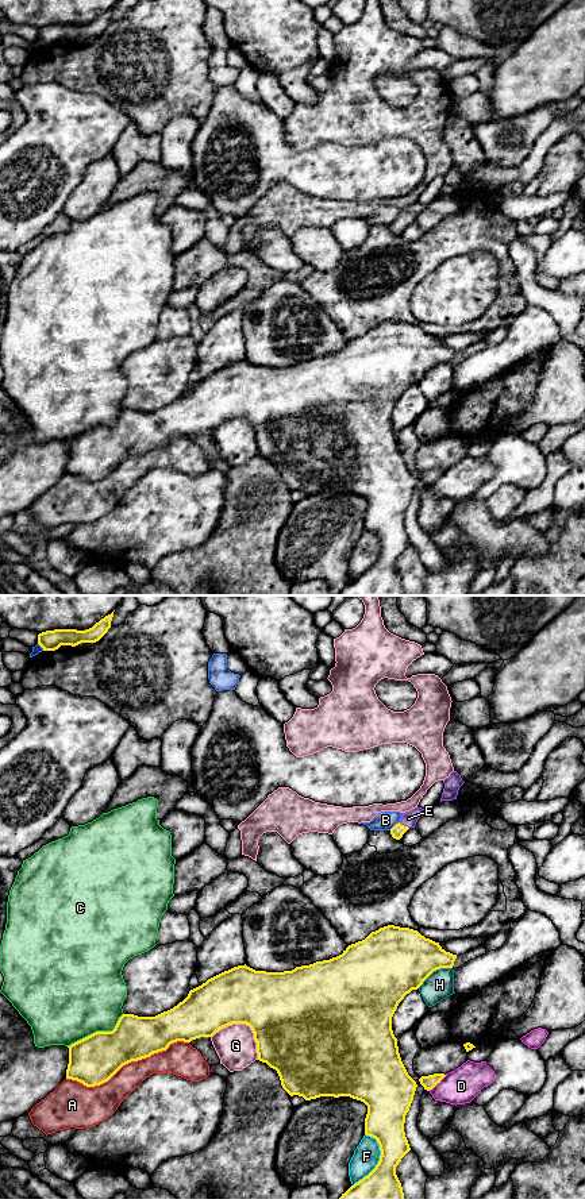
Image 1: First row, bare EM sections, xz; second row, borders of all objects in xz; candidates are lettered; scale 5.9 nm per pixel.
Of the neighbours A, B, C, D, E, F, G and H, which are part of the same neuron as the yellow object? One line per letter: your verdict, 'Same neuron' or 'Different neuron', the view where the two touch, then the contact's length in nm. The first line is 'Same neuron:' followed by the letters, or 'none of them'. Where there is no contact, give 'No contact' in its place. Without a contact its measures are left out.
Same neuron: E
A: Different neuron. Touches yellow in xz. Shared border 750 nm
B: Different neuron. Touches yellow in xz. Shared border 80 nm
C: Different neuron. Touches yellow in xz. Shared border 400 nm
D: Different neuron. Touches yellow in xz. Shared border 140 nm
E: Same neuron. Touches yellow in xz. Shared border 80 nm
F: Different neuron. Touches yellow in xz. Shared border 320 nm
G: Different neuron. Touches yellow in xz. Shared border 320 nm
H: Different neuron. Touches yellow in xz. Shared border 240 nm

